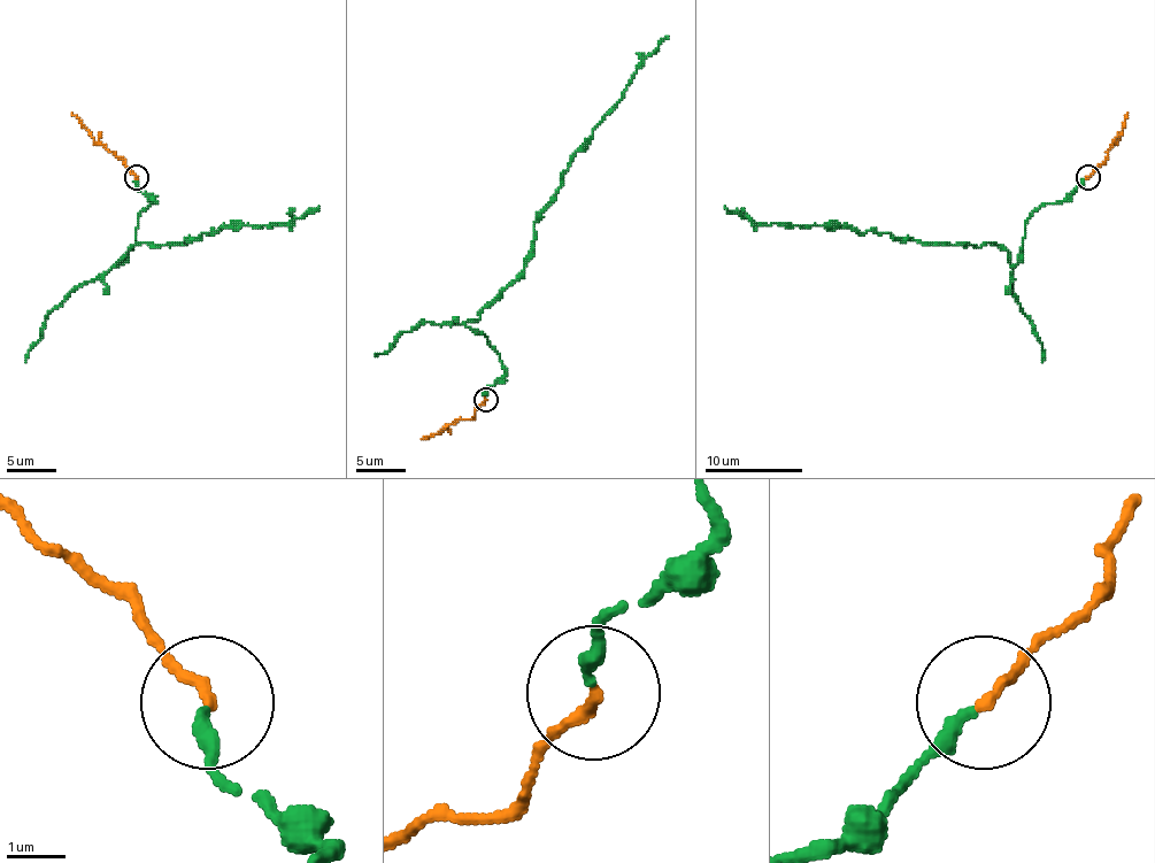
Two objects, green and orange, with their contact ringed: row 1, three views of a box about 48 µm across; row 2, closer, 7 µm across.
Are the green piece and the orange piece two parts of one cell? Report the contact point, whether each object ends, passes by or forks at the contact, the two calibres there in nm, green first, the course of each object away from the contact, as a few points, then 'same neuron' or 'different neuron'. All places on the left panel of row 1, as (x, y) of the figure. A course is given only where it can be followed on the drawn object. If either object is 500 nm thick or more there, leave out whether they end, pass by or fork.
place (136, 177); green ends; orange ends; calibres 240 and 190 nm; course green (136, 178), (155, 201), (116, 264), (143, 243), (286, 225), (318, 206); course orange (136, 176), (71, 113); same neuron

